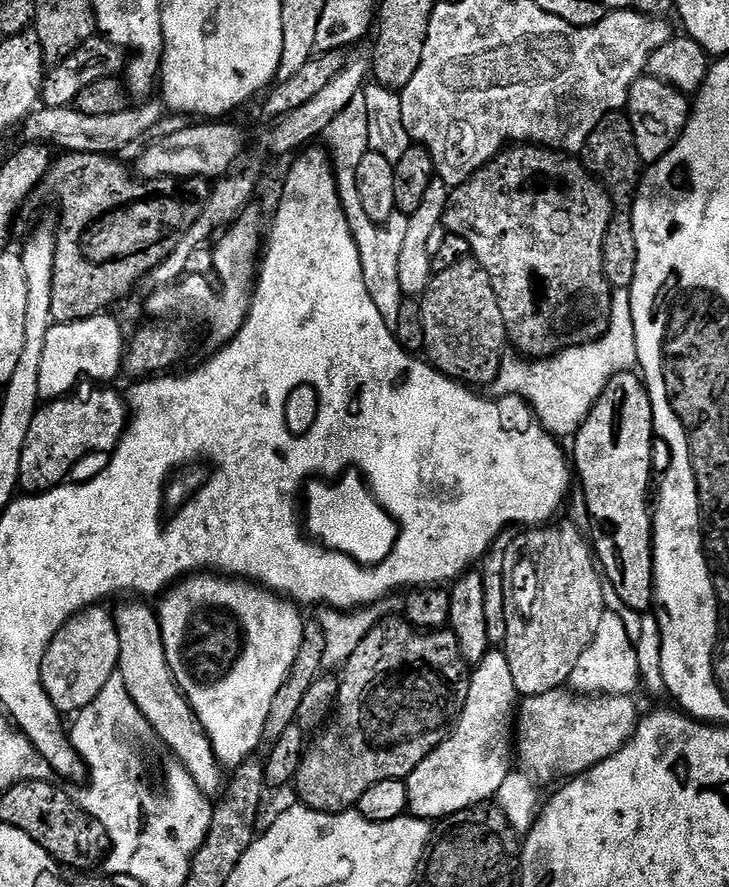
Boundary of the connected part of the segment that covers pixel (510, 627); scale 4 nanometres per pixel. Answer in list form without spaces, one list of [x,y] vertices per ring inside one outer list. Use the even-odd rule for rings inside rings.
[[[552,522],[547,526],[532,526],[521,536],[517,535],[512,545],[506,550],[506,638],[502,645],[504,656],[510,662],[510,674],[514,674],[514,686],[521,697],[537,696],[553,692],[555,688],[564,688],[571,681],[574,666],[578,666],[578,658],[590,646],[594,634],[598,630],[598,622],[602,622],[605,609],[602,594],[602,573],[598,561],[590,547],[589,541],[569,522]]]

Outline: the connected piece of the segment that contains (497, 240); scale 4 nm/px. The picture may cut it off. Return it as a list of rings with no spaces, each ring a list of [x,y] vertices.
[[[520,142],[515,146],[505,147],[504,151],[497,154],[497,156],[488,163],[484,168],[479,168],[471,178],[464,183],[461,188],[451,189],[448,197],[448,209],[444,212],[443,225],[447,228],[447,231],[452,234],[459,234],[466,238],[466,242],[472,248],[472,256],[477,262],[482,265],[486,270],[486,274],[490,274],[490,282],[492,283],[492,289],[494,294],[498,294],[498,310],[502,310],[502,318],[504,319],[504,325],[508,331],[508,338],[511,347],[516,347],[521,357],[531,358],[532,360],[546,360],[549,356],[556,356],[560,352],[565,352],[567,348],[577,348],[583,344],[593,344],[595,340],[600,340],[606,334],[606,330],[610,326],[610,318],[612,317],[612,293],[614,291],[612,283],[606,278],[606,270],[604,269],[604,259],[602,258],[602,246],[606,242],[606,234],[610,230],[612,225],[612,213],[614,209],[612,207],[612,196],[609,194],[608,189],[584,167],[583,163],[575,155],[567,152],[561,152],[555,148],[546,148],[539,144],[533,144],[531,142]]]

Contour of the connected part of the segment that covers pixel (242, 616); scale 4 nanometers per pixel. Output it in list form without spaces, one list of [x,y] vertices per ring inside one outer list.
[[[207,570],[185,576],[173,584],[163,593],[160,602],[158,615],[162,642],[166,646],[166,662],[170,662],[182,694],[202,722],[220,764],[225,769],[235,770],[255,753],[252,752],[255,748],[261,747],[262,726],[266,726],[270,702],[274,702],[274,694],[278,694],[284,684],[290,666],[294,666],[298,646],[302,646],[305,617],[300,617],[301,609],[293,601],[279,597],[267,588]]]

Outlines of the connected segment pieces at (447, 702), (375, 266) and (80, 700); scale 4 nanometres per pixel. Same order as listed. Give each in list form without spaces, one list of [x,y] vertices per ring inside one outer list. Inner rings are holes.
[[[389,616],[376,624],[366,635],[366,638],[359,643],[354,654],[351,654],[350,658],[342,665],[343,672],[344,677],[339,677],[336,690],[336,703],[334,705],[334,720],[336,716],[336,724],[329,723],[319,733],[321,736],[313,744],[311,741],[310,747],[305,751],[302,762],[298,766],[294,781],[294,789],[296,788],[297,794],[300,795],[297,796],[299,803],[319,812],[337,813],[355,809],[359,805],[362,794],[366,794],[366,790],[370,790],[370,786],[374,786],[377,782],[386,782],[387,780],[407,781],[408,775],[452,733],[456,723],[460,720],[462,710],[466,706],[466,698],[470,690],[470,665],[462,658],[462,654],[458,650],[458,638],[454,638],[452,631],[425,632],[418,630],[400,616]]]
[[[363,91],[354,94],[354,102],[330,122],[326,133],[327,151],[330,153],[332,163],[336,170],[336,185],[340,188],[340,200],[344,204],[344,213],[350,222],[350,230],[356,239],[356,245],[362,258],[362,274],[366,282],[366,290],[370,298],[374,298],[374,306],[378,306],[378,314],[386,322],[390,329],[396,329],[401,307],[406,299],[402,286],[398,282],[398,257],[402,254],[402,242],[406,242],[406,230],[408,229],[408,217],[393,214],[386,223],[381,226],[371,220],[362,210],[362,198],[358,194],[358,162],[366,158],[370,150],[368,147],[368,119],[366,118],[366,98]]]
[[[107,607],[85,608],[83,612],[66,621],[42,658],[42,686],[50,702],[54,702],[54,706],[62,714],[78,714],[83,708],[90,706],[90,702],[94,702],[94,698],[102,694],[106,682],[117,675],[120,651],[116,617],[104,608]]]

